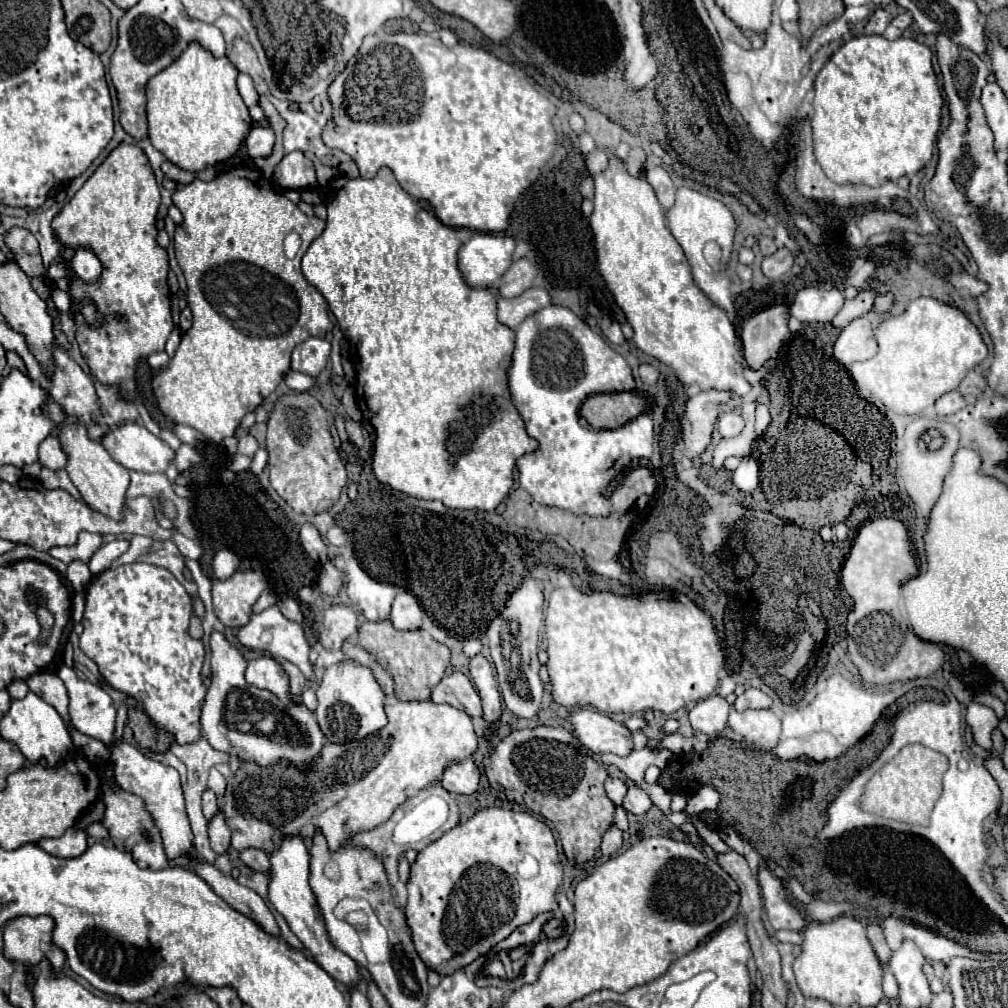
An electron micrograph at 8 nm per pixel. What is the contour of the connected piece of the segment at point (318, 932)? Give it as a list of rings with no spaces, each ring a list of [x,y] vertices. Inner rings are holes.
[[[289,835],[281,839],[279,849],[269,853],[269,901],[273,907],[285,917],[291,931],[301,939],[305,949],[313,955],[313,959],[337,981],[341,981],[347,989],[361,979],[357,971],[357,963],[343,951],[339,951],[327,935],[325,919],[321,917],[321,909],[317,909],[317,901],[313,901],[313,891],[309,889],[309,851],[301,837]]]

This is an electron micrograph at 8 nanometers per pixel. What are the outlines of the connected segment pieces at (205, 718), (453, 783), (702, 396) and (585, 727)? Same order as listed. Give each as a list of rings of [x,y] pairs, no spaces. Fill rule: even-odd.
[[[211,631],[209,647],[211,647],[211,685],[201,711],[201,731],[213,745],[213,749],[223,751],[227,755],[235,755],[241,763],[255,761],[261,767],[269,767],[281,765],[285,761],[287,765],[293,765],[293,769],[301,771],[309,769],[313,761],[321,755],[321,749],[325,745],[325,735],[321,733],[315,715],[301,701],[283,703],[279,697],[273,697],[273,693],[269,693],[267,689],[257,689],[255,685],[249,685],[245,681],[247,661],[243,653],[231,641],[227,641],[223,633]]]
[[[465,759],[463,763],[453,763],[441,777],[441,785],[455,795],[471,795],[477,791],[481,779],[481,771],[473,759]]]
[[[701,391],[689,397],[685,415],[679,419],[681,421],[681,445],[685,447],[687,457],[701,455],[705,447],[711,441],[711,431],[713,423],[717,417],[717,407],[719,403],[725,403],[733,397],[733,393],[727,391]]]
[[[581,707],[571,713],[569,721],[575,727],[577,739],[593,753],[615,753],[627,757],[633,751],[631,731],[609,715]]]

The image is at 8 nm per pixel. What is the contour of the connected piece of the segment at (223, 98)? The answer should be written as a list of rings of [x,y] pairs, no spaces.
[[[191,41],[187,49],[181,53],[181,57],[173,61],[173,65],[165,67],[147,83],[147,121],[149,121],[149,139],[153,147],[159,149],[171,163],[191,173],[203,171],[207,165],[215,165],[233,157],[253,125],[249,109],[237,91],[237,75],[239,69],[231,63],[227,55],[215,57],[203,45]]]

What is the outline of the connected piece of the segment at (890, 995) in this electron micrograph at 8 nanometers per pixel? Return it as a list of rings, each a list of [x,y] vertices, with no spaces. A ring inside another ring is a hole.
[[[889,971],[883,975],[883,993],[885,993],[885,997],[887,997],[889,1001],[899,1001],[897,981],[895,981],[895,977],[893,977]]]

